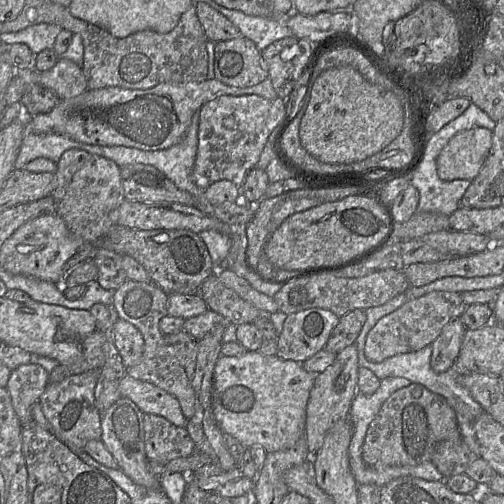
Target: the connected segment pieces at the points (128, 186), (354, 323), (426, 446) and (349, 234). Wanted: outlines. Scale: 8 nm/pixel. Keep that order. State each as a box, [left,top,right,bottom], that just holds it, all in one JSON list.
[[120,164,195,206],[324,309,366,353],[362,382,459,469],[265,195,390,270]]

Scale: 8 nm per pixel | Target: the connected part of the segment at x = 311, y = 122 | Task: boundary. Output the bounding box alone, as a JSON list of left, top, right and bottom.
[299,67,405,164]

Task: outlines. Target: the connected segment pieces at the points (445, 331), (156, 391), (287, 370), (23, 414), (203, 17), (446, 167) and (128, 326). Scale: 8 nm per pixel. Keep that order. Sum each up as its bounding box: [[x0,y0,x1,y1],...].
[[431,317,466,373],[119,375,188,427],[212,351,318,453],[6,363,49,426],[194,2,242,43],[437,127,493,181],[113,318,144,369]]

